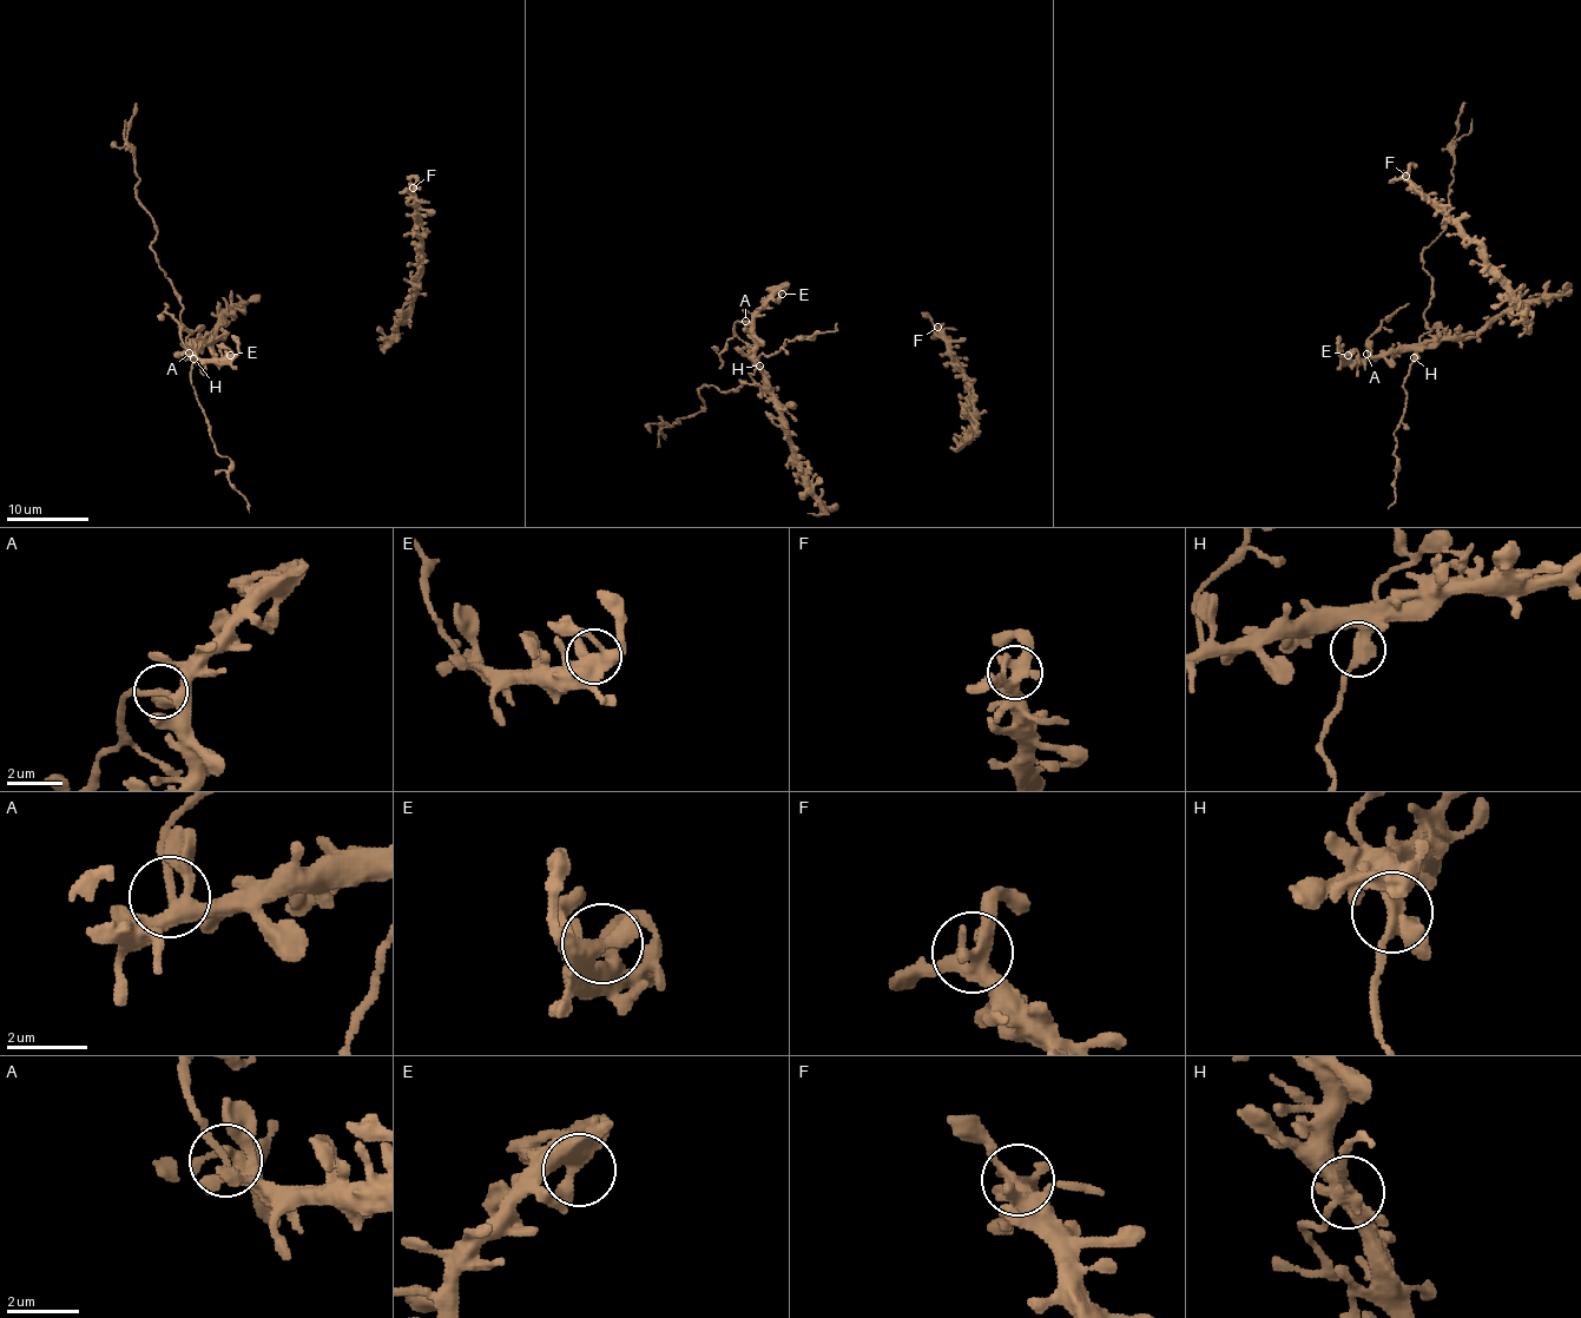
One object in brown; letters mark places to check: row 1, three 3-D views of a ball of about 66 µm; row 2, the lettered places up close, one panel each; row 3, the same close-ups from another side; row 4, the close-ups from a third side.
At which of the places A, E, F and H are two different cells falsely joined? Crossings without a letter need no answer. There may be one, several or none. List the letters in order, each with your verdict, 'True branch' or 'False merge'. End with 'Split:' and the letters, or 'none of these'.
A: False merge
E: True branch
F: True branch
H: False merge
Split: A, H

